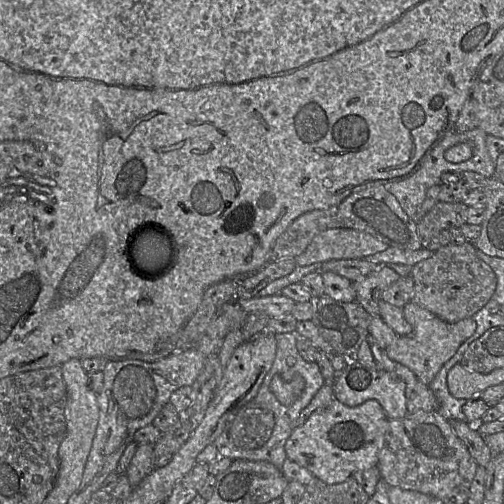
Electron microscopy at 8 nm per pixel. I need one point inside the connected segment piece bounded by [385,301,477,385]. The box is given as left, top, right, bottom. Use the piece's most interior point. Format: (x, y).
(432, 342)

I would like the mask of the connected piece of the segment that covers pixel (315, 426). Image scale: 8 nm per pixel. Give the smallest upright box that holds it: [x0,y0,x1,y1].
[285,398,388,484]

